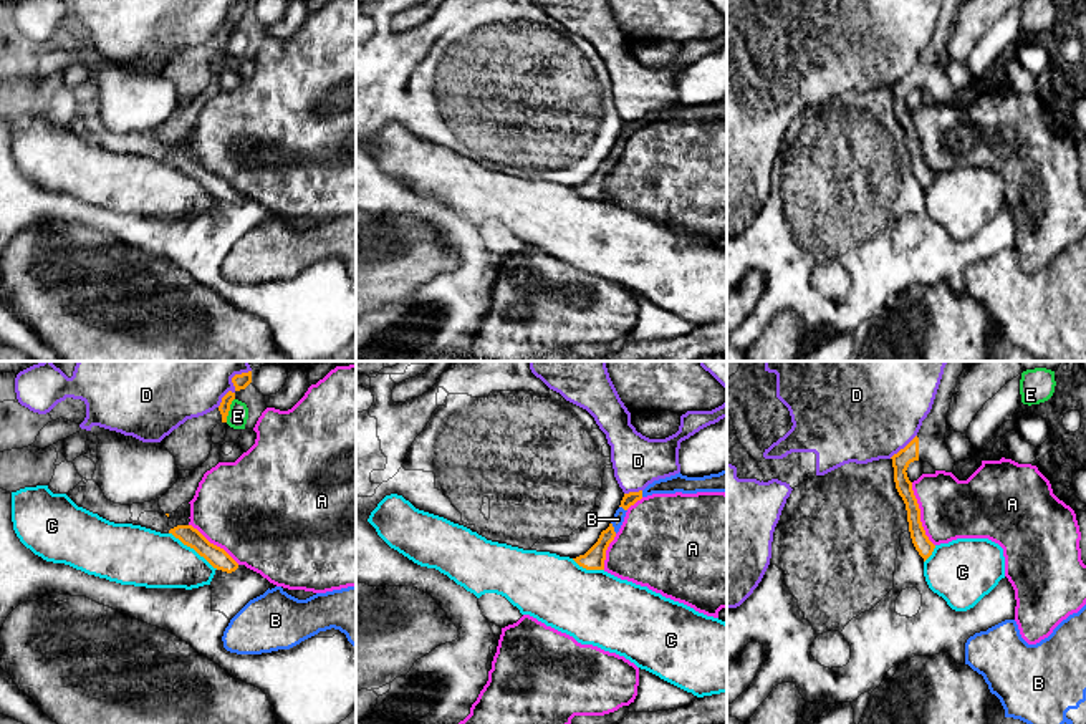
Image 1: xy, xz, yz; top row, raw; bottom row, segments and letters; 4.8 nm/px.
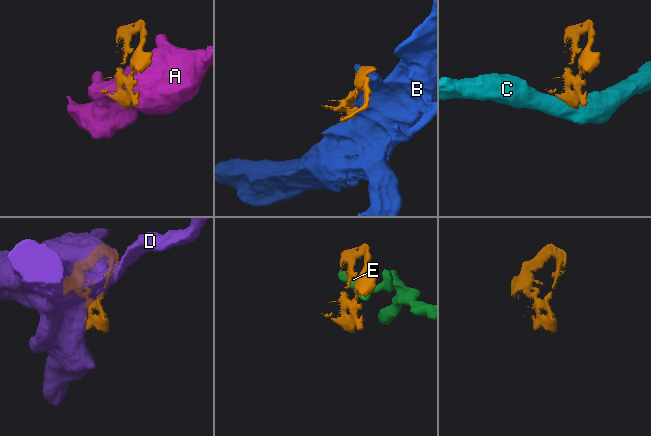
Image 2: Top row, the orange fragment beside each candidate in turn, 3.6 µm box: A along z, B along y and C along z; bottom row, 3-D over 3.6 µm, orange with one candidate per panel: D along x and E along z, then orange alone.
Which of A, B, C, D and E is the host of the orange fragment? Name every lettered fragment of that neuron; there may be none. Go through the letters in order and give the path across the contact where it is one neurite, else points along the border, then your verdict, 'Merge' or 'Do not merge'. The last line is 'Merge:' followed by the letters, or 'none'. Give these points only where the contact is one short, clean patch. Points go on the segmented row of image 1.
A: Do not merge
B: Merge
C: Boundary: xy (169, 532), (217, 569). Do not merge
D: Do not merge
E: Do not merge
Merge: B

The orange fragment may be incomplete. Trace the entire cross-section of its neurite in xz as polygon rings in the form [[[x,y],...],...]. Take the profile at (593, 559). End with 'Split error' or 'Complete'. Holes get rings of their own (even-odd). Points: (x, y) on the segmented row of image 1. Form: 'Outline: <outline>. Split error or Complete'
Outline: [[[727,469],[718,474],[704,477],[687,477],[680,472],[666,479],[654,480],[644,490],[624,494],[619,509],[616,510],[609,527],[601,532],[598,542],[584,553],[573,558],[586,570],[604,570],[606,550],[619,532],[626,512],[642,497],[652,494],[697,494],[697,492],[725,492],[727,494]]]. Split error

